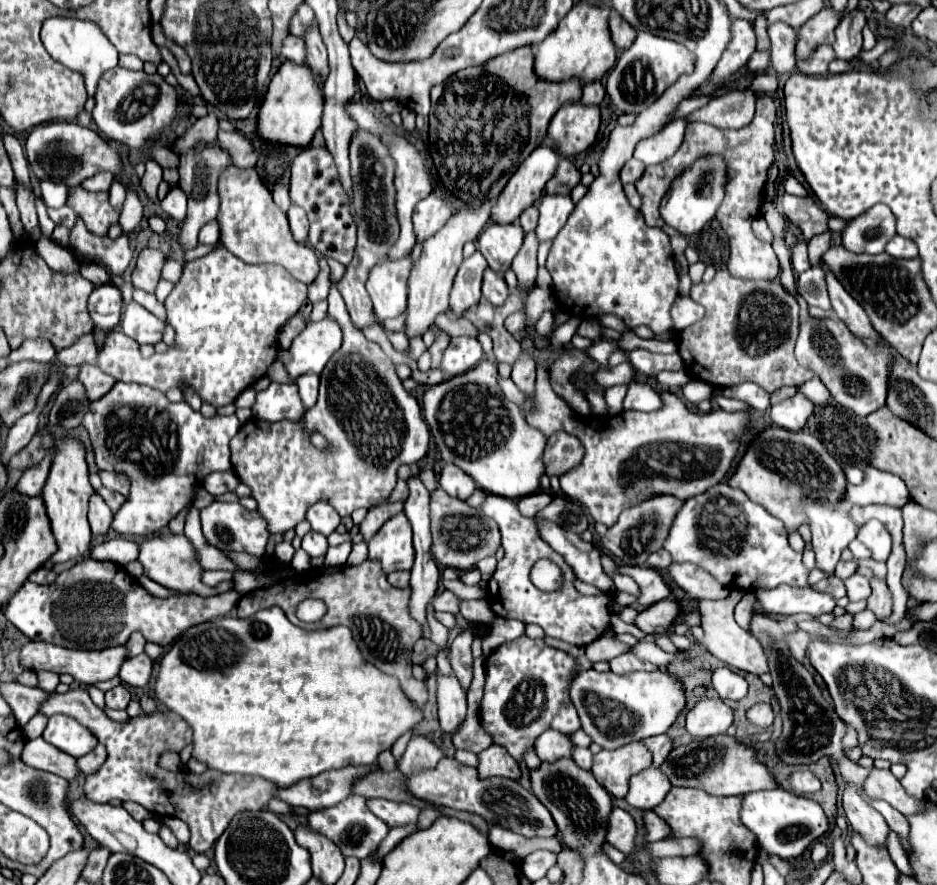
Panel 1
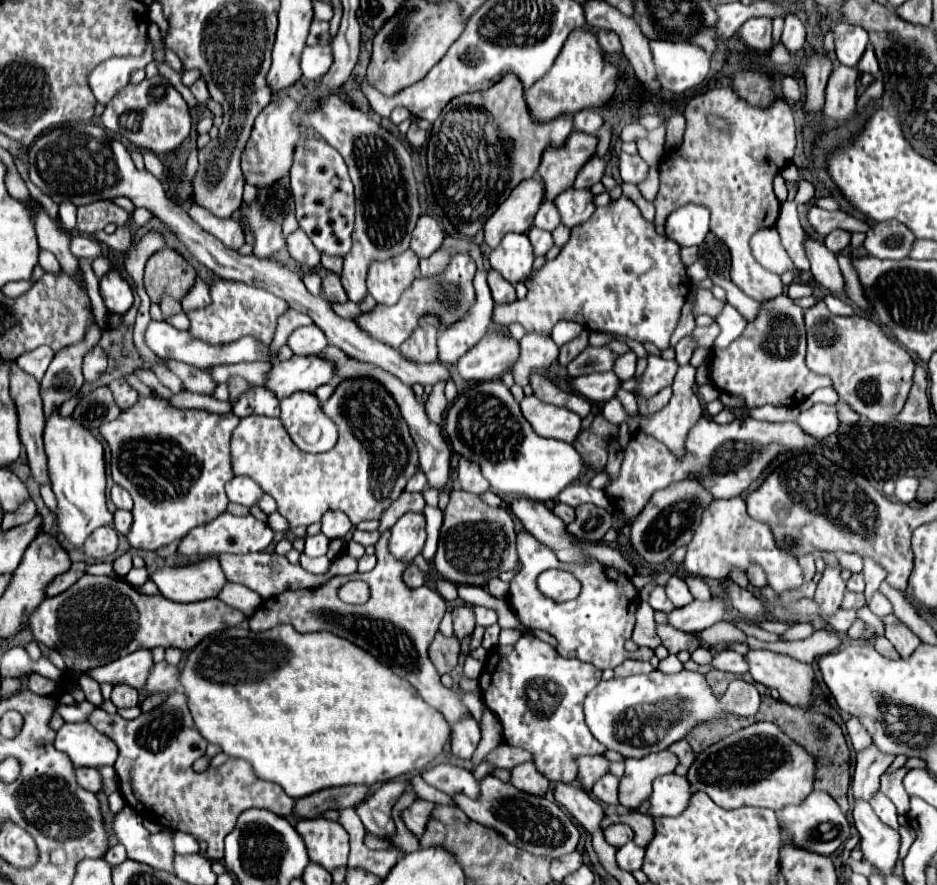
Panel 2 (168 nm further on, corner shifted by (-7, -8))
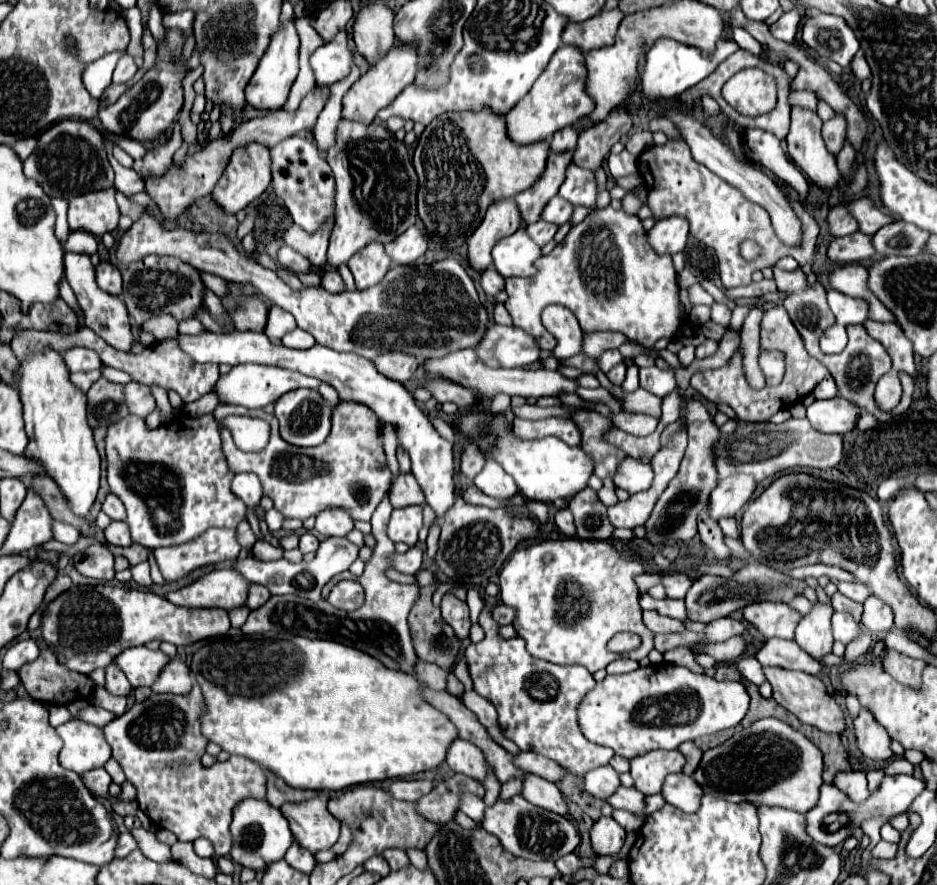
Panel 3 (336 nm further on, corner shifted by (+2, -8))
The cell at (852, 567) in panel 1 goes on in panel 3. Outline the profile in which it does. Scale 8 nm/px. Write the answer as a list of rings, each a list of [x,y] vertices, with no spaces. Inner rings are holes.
[[[839,582],[839,592],[845,594],[847,598],[855,600],[855,602],[865,602],[871,596],[871,590],[867,590],[867,586],[859,584],[859,582]]]

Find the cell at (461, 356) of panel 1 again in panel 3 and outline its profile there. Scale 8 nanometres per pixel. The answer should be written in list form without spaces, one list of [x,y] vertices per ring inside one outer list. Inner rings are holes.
[[[491,324],[475,352],[491,368],[521,368],[539,360],[539,344],[535,342],[535,338],[531,338],[525,330],[519,330],[515,326]]]

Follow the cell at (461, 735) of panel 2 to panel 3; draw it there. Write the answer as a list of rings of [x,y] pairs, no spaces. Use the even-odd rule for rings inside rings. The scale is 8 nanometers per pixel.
[[[457,738],[451,746],[449,746],[449,752],[447,752],[447,764],[453,772],[457,774],[467,774],[469,778],[475,778],[479,784],[483,784],[489,768],[487,768],[487,762],[483,758],[483,752],[467,742],[467,740],[461,740]]]

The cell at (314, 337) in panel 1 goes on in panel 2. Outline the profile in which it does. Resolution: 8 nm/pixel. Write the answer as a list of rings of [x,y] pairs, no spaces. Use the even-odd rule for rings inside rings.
[[[292,356],[290,360],[276,362],[268,374],[266,388],[270,388],[278,398],[290,396],[294,392],[306,390],[314,392],[318,386],[332,382],[336,376],[336,366],[322,356]]]

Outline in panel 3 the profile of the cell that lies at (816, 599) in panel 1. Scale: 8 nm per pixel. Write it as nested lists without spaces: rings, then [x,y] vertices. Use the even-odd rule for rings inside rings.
[[[835,612],[833,618],[831,618],[831,622],[833,622],[833,638],[839,640],[839,642],[843,642],[845,646],[861,634],[859,624],[847,612]]]

